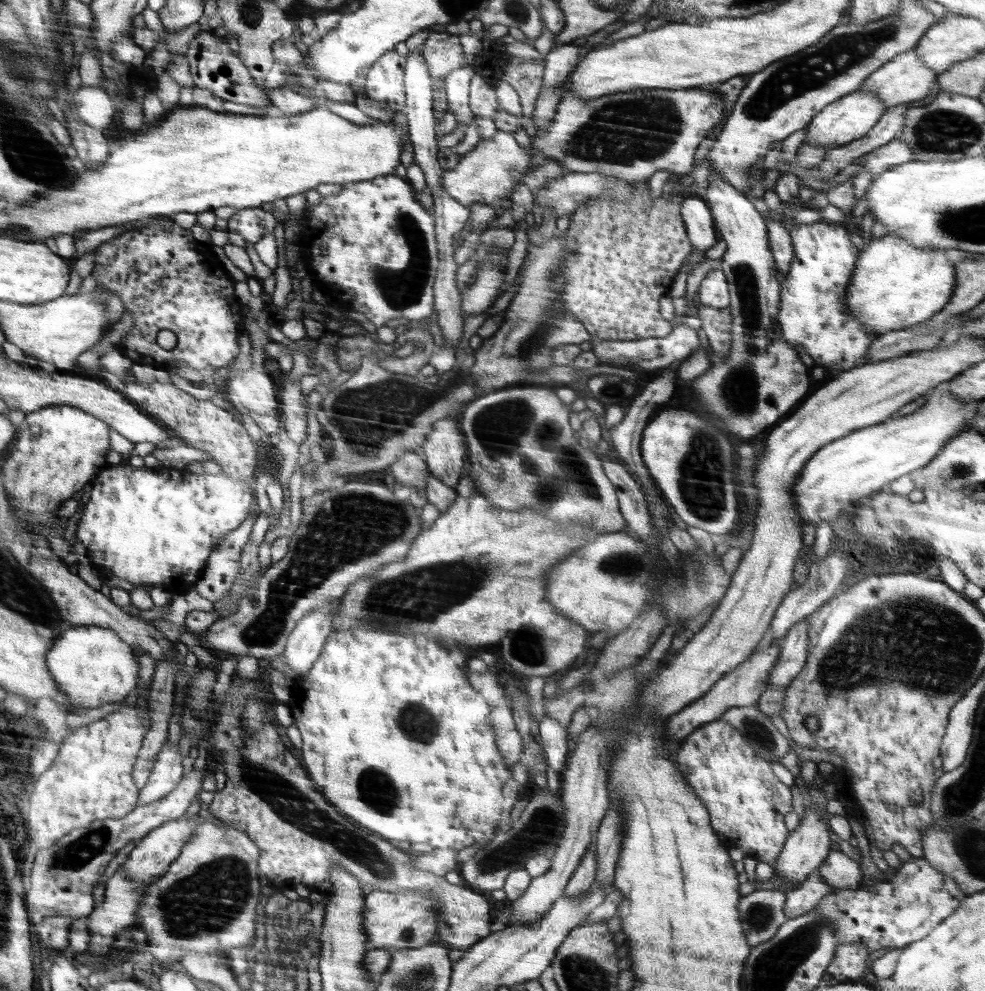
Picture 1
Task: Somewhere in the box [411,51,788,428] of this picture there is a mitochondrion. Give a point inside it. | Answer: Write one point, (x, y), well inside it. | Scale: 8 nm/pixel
(631, 131)

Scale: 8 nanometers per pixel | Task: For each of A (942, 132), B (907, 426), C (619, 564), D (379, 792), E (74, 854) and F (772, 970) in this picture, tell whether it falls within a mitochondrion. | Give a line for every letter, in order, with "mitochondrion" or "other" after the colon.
A: mitochondrion
B: other
C: mitochondrion
D: mitochondrion
E: mitochondrion
F: mitochondrion

